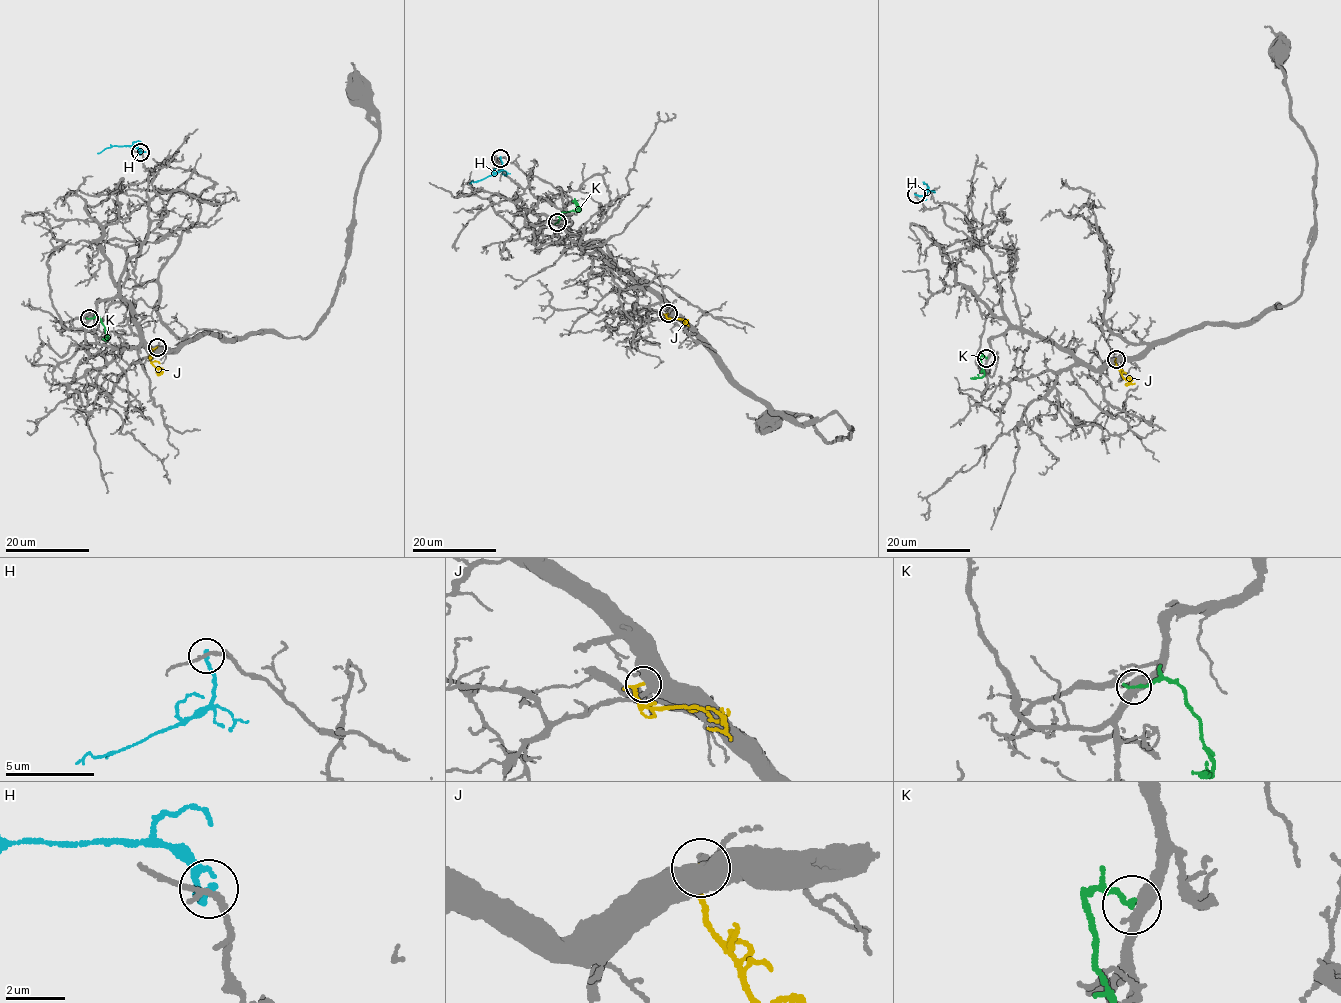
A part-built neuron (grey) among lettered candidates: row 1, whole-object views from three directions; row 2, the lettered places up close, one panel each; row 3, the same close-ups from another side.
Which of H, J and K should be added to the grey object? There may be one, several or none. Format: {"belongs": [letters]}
{"belongs": ["K"]}

